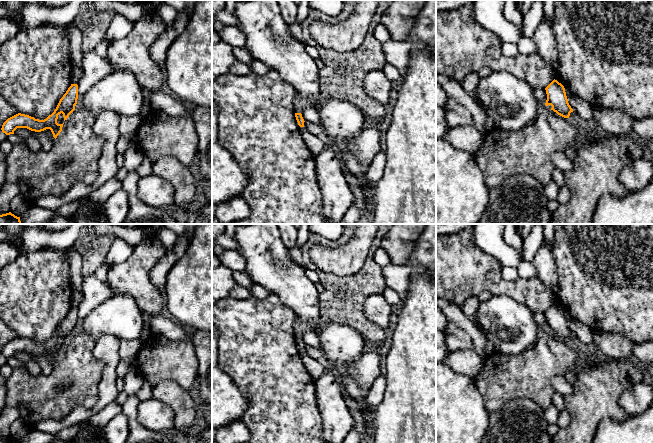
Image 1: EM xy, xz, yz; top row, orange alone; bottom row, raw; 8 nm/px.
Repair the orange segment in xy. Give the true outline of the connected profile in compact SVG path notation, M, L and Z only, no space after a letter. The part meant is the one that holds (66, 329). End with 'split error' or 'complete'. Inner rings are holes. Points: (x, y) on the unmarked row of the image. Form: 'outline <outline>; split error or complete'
outline M71 308L66 317L60 323L54 336L44 344L35 343L29 339L18 337L8 342L2 349L2 356L6 359L14 358L17 352L27 352L31 355L41 356L50 353L56 363L62 355L63 348L58 348L59 338L63 338L64 345L75 334L78 323L78 309Z; complete

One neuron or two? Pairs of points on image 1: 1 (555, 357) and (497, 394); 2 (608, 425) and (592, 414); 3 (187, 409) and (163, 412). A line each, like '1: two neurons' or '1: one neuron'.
1: one neuron
2: two neurons
3: two neurons

